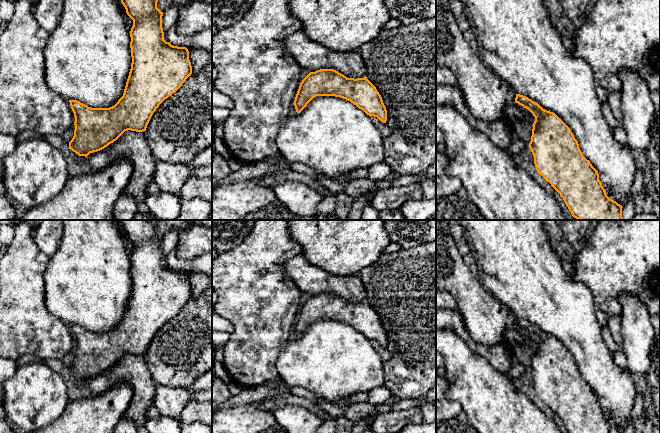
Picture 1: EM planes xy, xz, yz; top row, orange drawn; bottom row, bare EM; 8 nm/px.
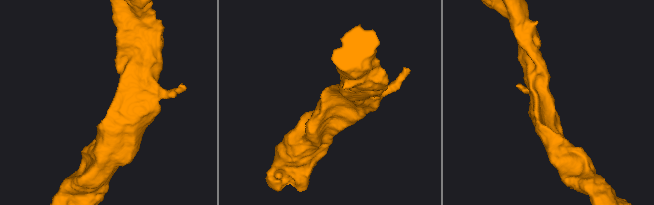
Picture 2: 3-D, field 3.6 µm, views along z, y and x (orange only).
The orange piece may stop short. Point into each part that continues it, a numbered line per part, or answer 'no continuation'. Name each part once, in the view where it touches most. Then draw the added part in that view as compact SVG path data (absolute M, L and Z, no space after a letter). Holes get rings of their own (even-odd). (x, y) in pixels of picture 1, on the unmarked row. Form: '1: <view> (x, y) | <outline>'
no continuation

